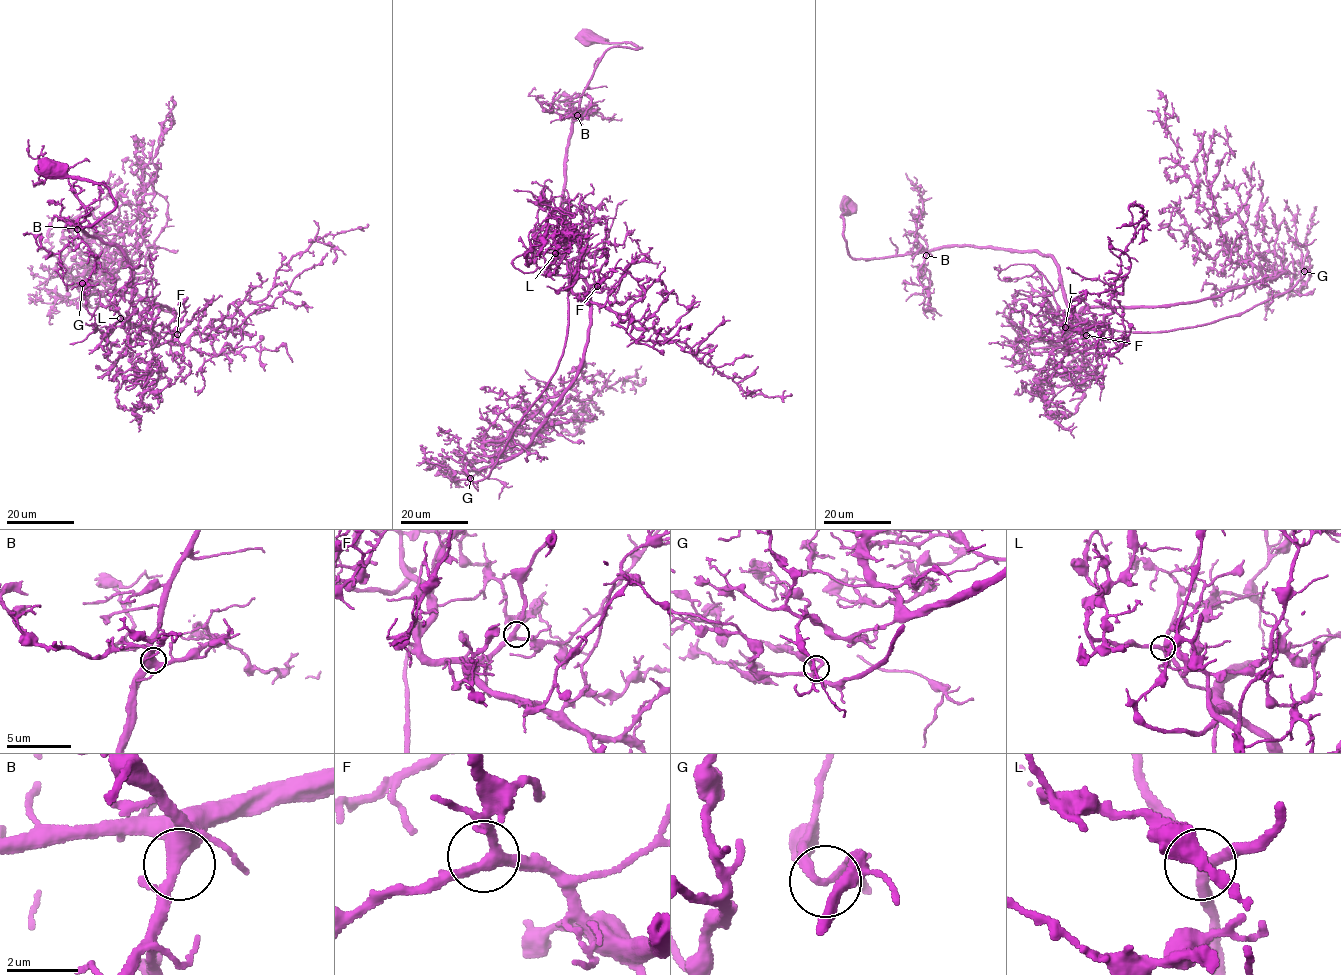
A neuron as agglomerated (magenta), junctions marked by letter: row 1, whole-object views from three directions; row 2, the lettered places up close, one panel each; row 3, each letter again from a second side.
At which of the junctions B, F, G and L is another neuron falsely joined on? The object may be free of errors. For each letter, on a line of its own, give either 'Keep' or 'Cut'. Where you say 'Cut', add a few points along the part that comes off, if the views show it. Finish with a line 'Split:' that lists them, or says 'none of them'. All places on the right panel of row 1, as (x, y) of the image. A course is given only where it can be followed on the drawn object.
B: Keep
F: Keep
G: Keep
L: Keep
Split: none of them

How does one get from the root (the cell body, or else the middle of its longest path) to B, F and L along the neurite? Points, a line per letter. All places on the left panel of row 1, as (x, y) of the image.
B: (47, 168), (57, 177), (101, 183), (115, 203), (88, 226), (75, 224), (77, 229)
F: (47, 168), (107, 188), (111, 210), (86, 227), (72, 222), (121, 250), (134, 310), (155, 343), (177, 334)
L: (47, 168), (57, 177), (101, 183), (115, 203), (88, 226), (72, 222), (126, 259), (133, 307), (120, 318)

